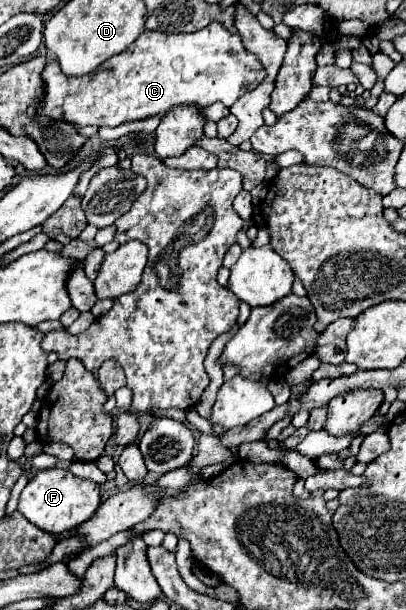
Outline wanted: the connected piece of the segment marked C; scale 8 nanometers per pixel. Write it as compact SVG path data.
M218 22L192 34L144 30L126 52L112 56L106 68L82 78L68 78L62 74L58 62L50 62L42 72L44 98L38 106L28 106L28 116L46 116L74 126L114 128L156 116L176 104L198 104L206 108L214 102L224 102L224 106L230 108L242 94L258 86L264 76L258 58L244 50L242 38L230 34Z

